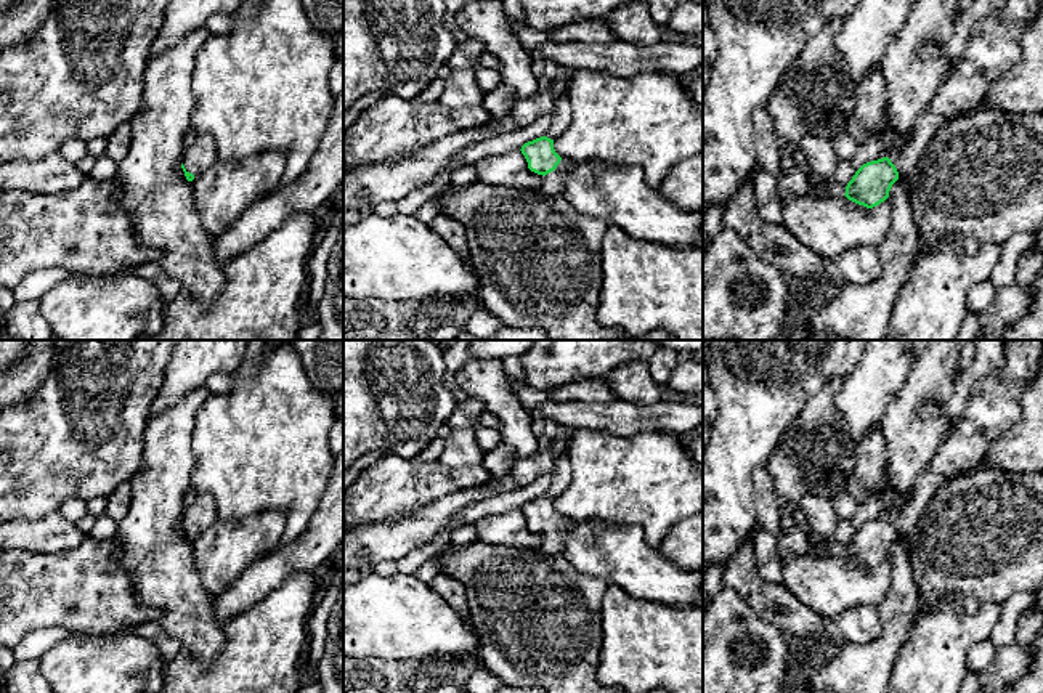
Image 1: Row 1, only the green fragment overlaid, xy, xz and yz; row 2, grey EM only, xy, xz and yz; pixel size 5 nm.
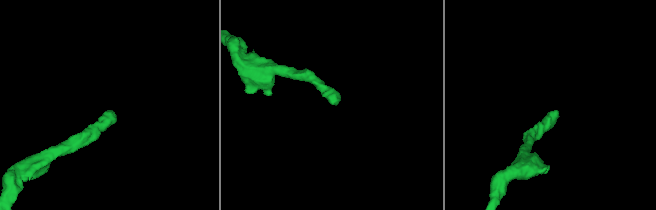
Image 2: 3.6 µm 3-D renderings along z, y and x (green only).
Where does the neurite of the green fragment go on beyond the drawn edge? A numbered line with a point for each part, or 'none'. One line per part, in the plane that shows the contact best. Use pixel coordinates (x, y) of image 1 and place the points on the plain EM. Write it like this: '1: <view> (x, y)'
1: xz (554, 543)

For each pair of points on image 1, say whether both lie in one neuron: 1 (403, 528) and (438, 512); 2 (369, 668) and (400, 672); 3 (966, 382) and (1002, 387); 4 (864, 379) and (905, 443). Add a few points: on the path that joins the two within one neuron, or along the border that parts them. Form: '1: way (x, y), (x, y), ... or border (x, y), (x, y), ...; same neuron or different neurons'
1: way (411, 528), (421, 528), (430, 520); same neuron
2: way (377, 672), (392, 672); same neuron
3: border (1003, 356), (1003, 369), (974, 387), (960, 417); different neurons
4: border (905, 379), (878, 424); different neurons

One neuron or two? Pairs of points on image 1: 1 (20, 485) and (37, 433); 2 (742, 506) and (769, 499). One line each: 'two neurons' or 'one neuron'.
1: one neuron
2: two neurons

